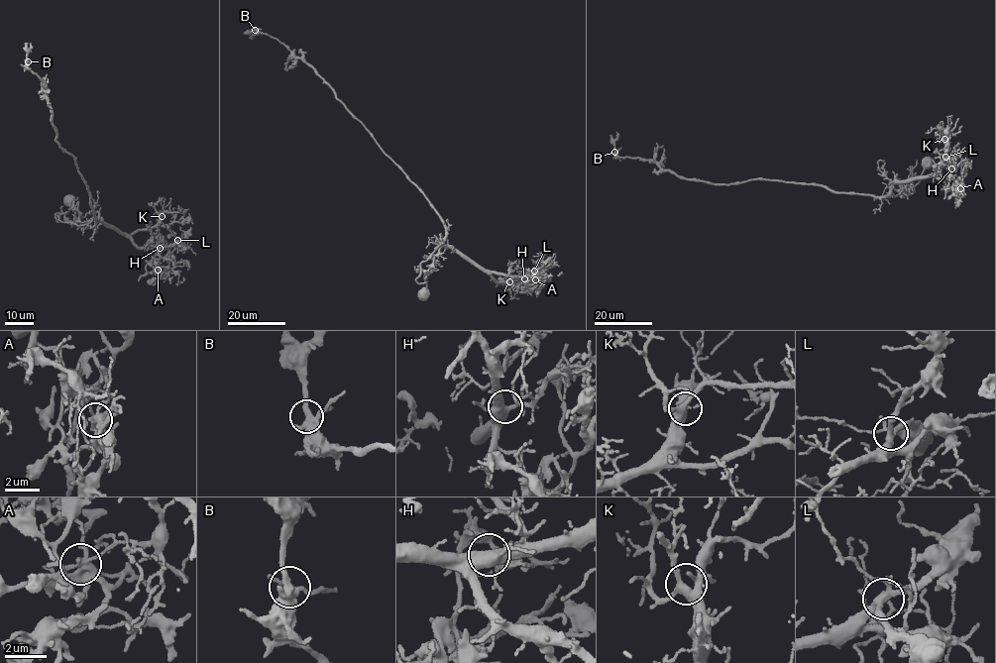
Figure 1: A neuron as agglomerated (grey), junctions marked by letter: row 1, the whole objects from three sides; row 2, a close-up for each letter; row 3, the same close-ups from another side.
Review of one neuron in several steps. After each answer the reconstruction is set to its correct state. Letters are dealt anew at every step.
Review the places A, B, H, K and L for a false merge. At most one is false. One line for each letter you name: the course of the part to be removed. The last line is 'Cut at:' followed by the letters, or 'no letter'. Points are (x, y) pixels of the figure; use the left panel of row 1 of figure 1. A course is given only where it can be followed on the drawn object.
A: (158, 271), (159, 264), (150, 262), (154, 259), (156, 247), (162, 249), (155, 251)
Cut at: A

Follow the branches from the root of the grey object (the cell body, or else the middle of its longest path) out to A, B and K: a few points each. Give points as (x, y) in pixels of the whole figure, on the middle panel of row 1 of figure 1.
A: (424, 293), (426, 284), (416, 279), (420, 264), (444, 246), (497, 273), (536, 272), (535, 280)
B: (424, 293), (426, 284), (416, 278), (420, 264), (444, 237), (442, 218), (314, 67), (255, 30)
K: (424, 293), (426, 284), (416, 279), (420, 264), (444, 246), (458, 250), (497, 281), (509, 281)

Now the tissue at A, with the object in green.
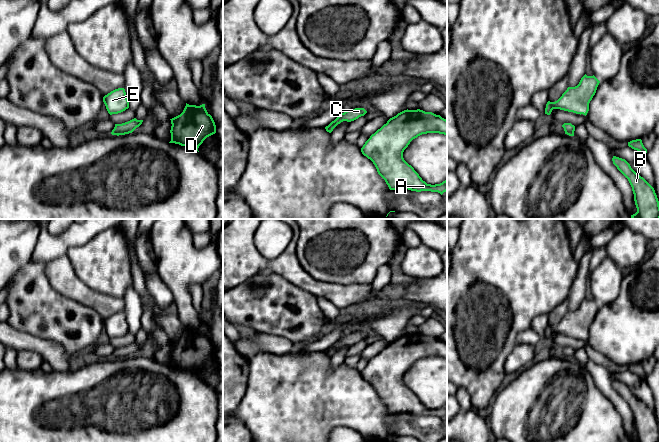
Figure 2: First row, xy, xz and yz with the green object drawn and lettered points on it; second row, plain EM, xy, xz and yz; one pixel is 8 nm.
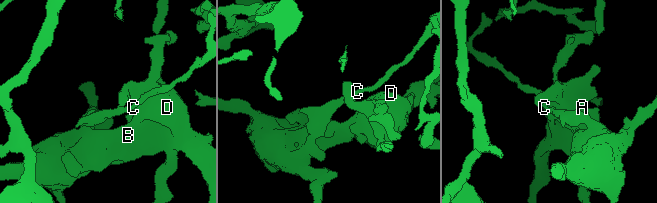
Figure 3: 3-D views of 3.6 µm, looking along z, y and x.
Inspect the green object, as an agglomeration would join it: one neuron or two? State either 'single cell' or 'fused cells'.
fused cells

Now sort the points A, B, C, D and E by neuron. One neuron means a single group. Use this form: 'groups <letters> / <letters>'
groups A B D E / C

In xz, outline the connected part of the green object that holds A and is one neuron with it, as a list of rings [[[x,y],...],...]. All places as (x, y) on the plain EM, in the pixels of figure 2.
[[[404,334],[390,342],[361,372],[375,389],[390,414],[431,415],[441,419],[447,415],[447,402],[440,408],[427,408],[403,382],[410,366],[422,358],[447,360],[447,344],[423,334]]]

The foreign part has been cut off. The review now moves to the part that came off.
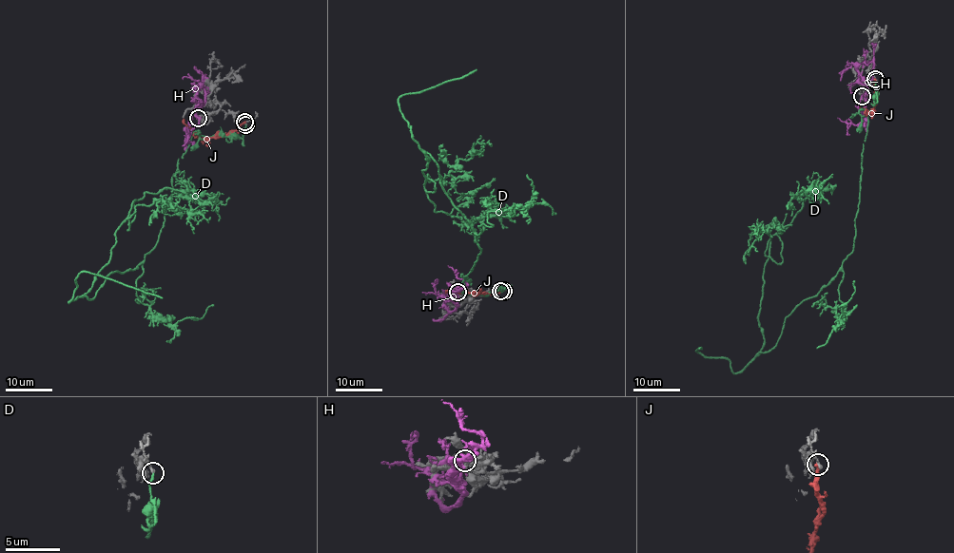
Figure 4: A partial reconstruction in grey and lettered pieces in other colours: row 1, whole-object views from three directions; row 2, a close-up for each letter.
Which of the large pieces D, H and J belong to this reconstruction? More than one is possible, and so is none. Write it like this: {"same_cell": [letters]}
{"same_cell": ["J"]}

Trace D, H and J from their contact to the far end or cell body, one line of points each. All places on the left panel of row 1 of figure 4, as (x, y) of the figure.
D: (245, 125), (241, 137), (192, 137), (158, 241), (84, 295), (145, 193), (217, 202), (219, 220)
H: (198, 118), (193, 112), (186, 132), (188, 142), (192, 143), (189, 142), (187, 126)
J: (244, 123), (223, 137), (203, 139), (197, 137), (183, 118)

